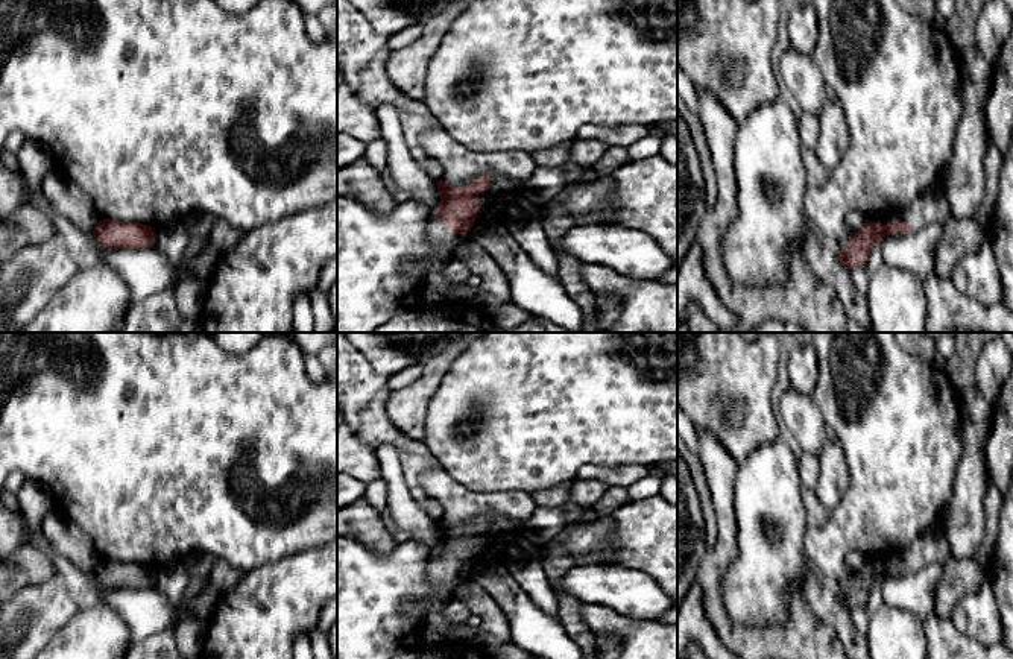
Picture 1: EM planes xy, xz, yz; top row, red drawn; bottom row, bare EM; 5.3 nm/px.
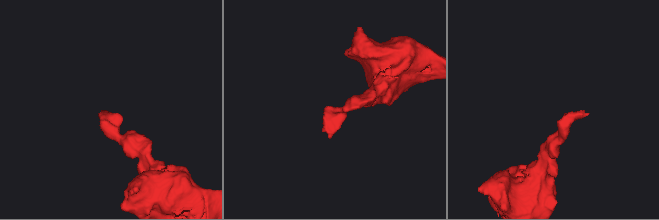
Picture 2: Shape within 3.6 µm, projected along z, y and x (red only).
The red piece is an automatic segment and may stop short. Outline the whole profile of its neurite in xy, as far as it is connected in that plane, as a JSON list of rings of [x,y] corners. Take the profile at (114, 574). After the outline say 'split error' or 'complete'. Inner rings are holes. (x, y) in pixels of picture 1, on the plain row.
[[[102,559],[94,568],[93,575],[103,588],[141,589],[155,586],[153,569],[137,562]]]; complete

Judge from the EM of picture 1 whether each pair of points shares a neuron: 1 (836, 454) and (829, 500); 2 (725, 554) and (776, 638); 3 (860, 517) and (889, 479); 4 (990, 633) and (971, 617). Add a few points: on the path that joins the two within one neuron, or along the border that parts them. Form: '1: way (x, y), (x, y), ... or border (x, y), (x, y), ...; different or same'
1: way (833, 465), (829, 489); same
2: way (713, 585), (720, 621), (737, 638), (746, 638); same
3: way (869, 507), (889, 488); same
4: way (986, 629), (975, 618); same

